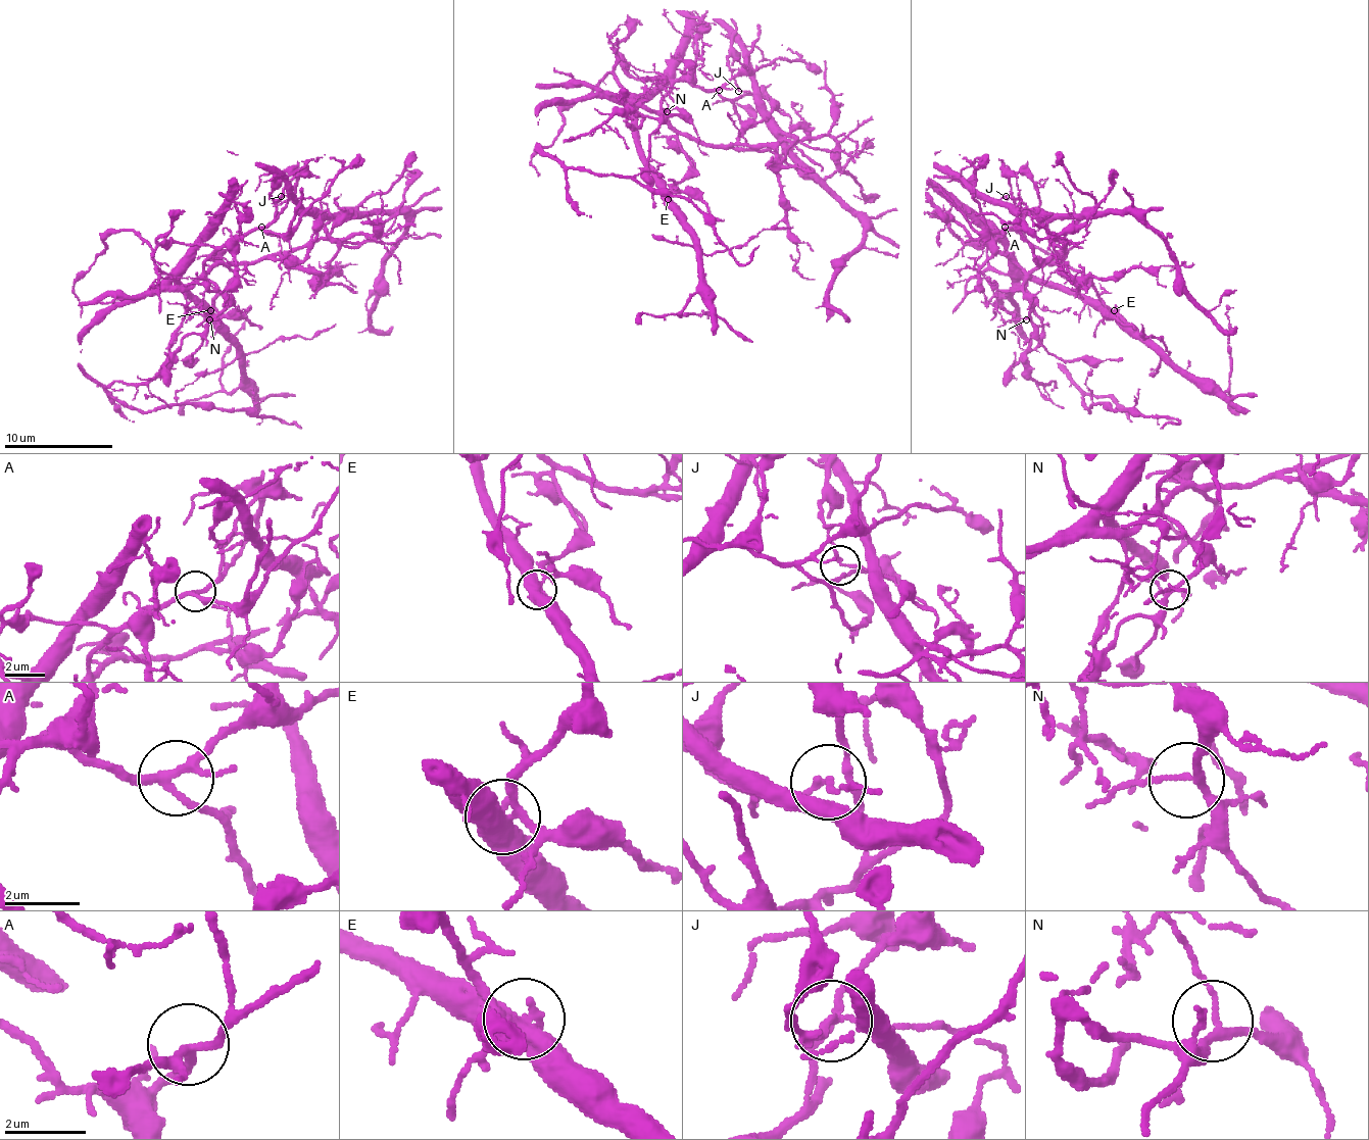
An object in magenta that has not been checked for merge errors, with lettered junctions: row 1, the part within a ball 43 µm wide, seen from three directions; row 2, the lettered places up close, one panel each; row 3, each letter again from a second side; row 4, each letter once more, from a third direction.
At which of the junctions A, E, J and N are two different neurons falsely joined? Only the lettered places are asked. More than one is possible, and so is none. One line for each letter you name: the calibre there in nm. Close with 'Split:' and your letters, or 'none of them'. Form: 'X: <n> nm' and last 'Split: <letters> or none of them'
E: 480 nm
J: 100 nm
Split: E, J

